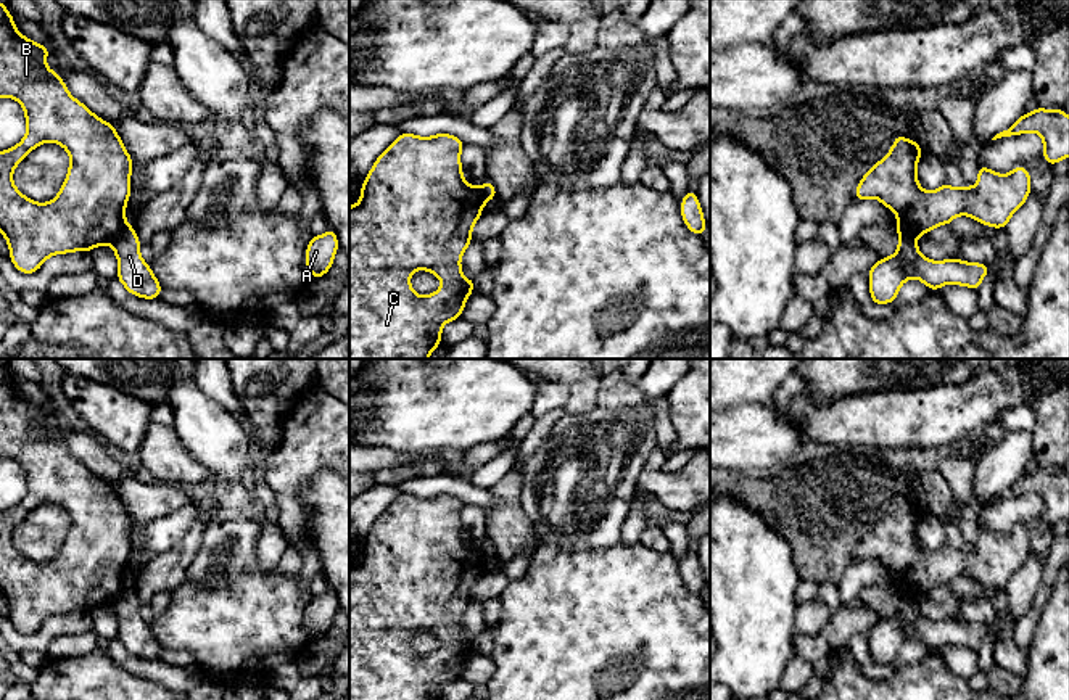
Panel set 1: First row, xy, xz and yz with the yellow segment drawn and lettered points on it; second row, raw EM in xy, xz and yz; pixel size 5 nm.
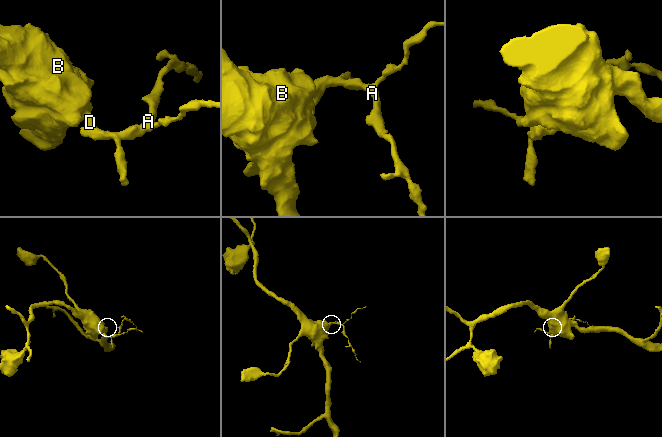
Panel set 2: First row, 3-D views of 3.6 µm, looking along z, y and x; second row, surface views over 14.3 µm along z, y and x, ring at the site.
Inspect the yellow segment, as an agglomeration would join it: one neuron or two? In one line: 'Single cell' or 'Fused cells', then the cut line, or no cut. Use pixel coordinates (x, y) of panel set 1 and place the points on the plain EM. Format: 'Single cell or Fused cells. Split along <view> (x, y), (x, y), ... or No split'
Fused cells. Split along xy (126, 584), (110, 604)

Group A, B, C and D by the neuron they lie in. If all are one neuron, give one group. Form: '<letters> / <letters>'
A D / B C

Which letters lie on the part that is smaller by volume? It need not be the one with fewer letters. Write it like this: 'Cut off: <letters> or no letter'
Cut off: A, D

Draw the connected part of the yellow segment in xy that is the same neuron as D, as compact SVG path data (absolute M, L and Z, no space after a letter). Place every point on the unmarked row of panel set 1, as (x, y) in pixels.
M126 586L111 603L119 623L118 640L138 658L156 660L163 650L151 628L140 616L140 600L132 586Z

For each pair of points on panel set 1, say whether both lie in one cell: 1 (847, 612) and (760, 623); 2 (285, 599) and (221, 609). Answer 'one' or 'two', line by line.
1: two
2: one

